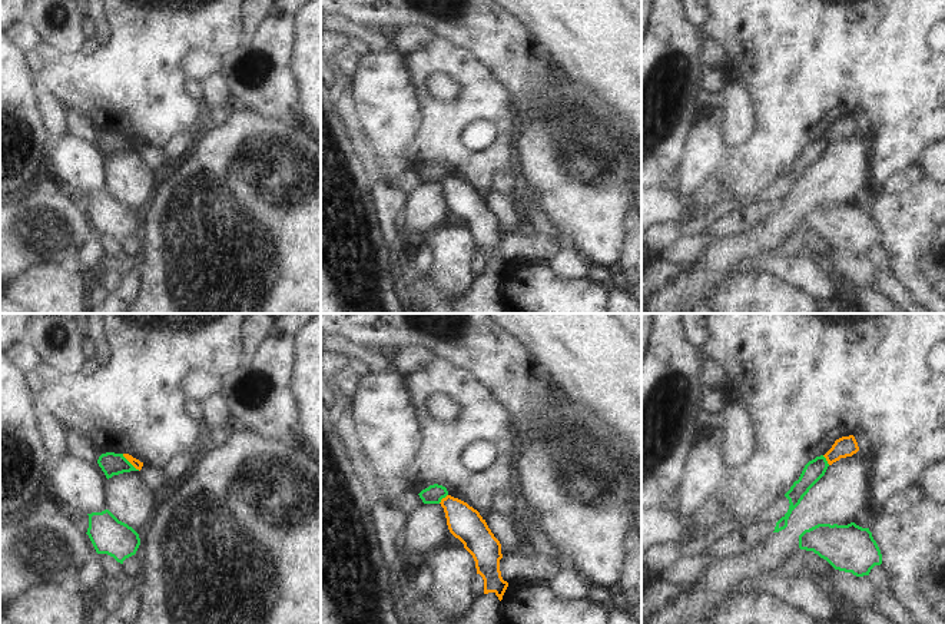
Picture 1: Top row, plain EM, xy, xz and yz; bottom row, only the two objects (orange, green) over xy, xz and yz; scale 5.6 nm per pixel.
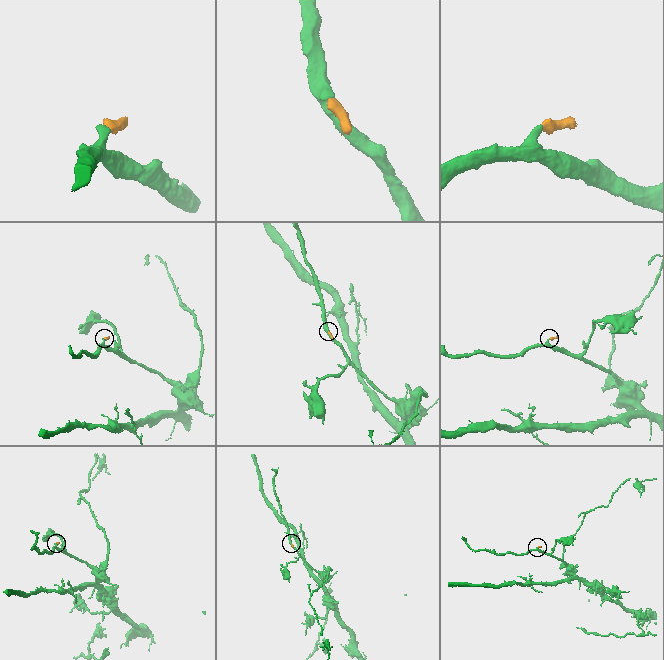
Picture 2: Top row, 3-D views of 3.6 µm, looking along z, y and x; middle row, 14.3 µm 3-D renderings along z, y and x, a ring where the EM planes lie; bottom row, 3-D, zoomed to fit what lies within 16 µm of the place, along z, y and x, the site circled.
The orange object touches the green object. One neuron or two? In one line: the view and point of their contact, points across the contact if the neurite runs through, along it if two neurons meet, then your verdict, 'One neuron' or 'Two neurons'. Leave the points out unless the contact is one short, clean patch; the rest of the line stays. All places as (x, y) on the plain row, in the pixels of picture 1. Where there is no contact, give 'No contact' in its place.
Touches orange at xy (131, 142). Boundary: xy (122, 133), (139, 149). Two neurons

